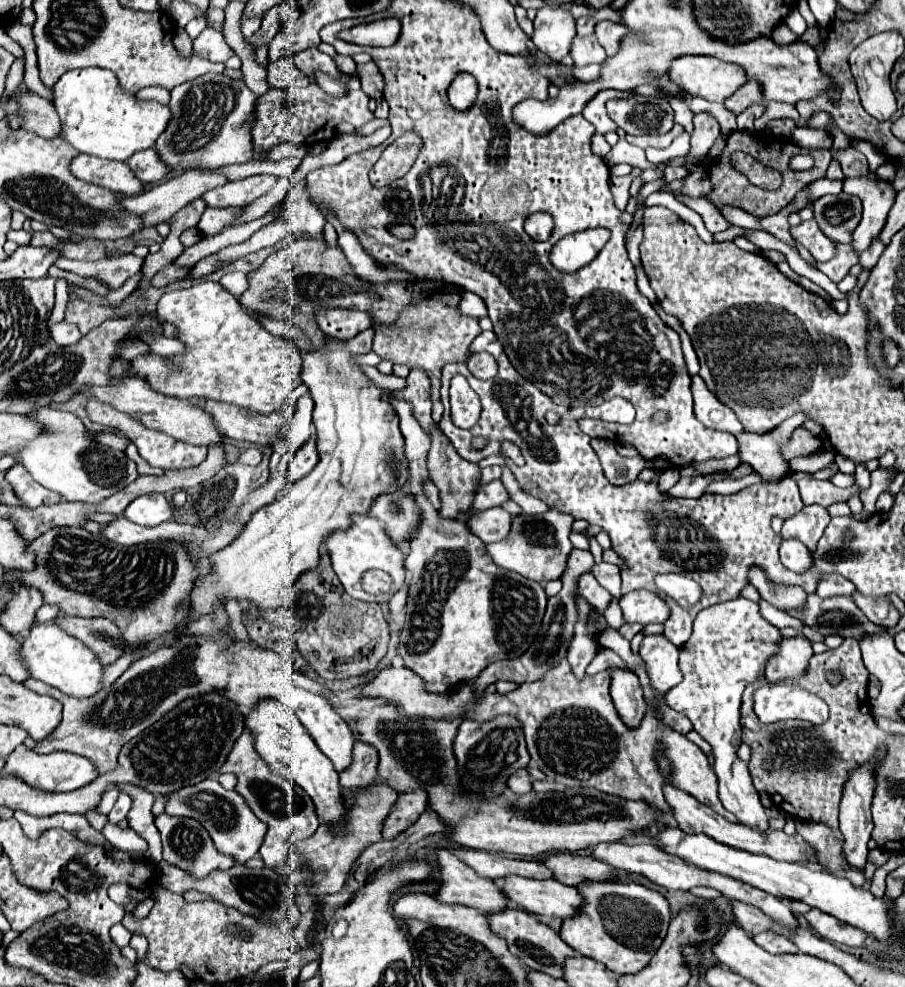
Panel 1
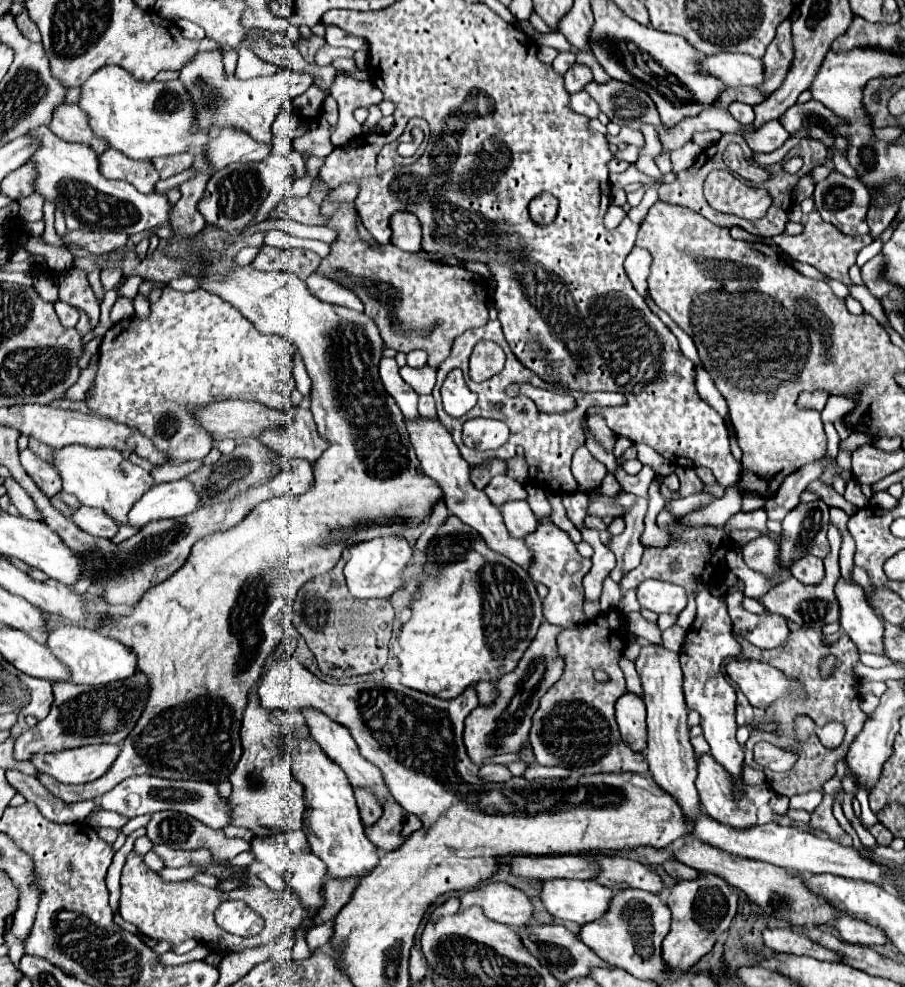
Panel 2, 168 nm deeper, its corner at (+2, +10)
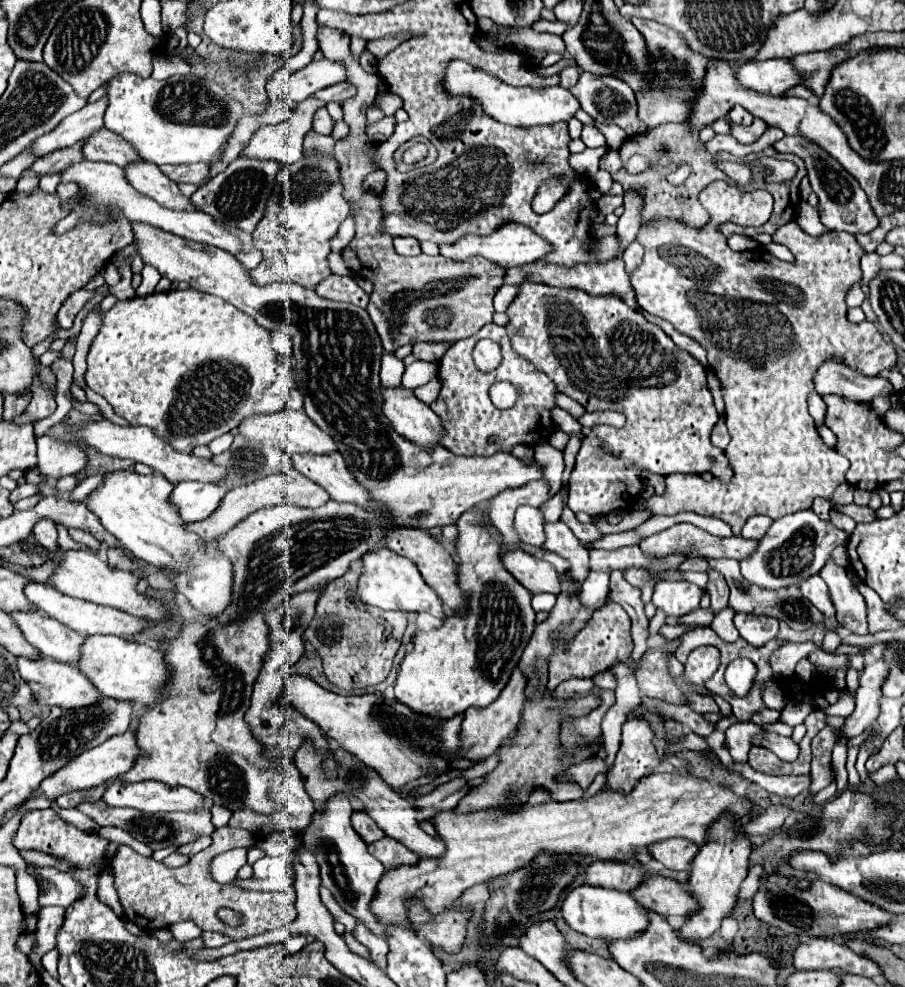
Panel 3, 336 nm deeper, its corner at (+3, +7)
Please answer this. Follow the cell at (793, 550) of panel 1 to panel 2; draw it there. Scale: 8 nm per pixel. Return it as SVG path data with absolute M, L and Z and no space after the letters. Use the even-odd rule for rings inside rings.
M805 557L801 561L795 561L791 567L791 575L799 579L803 585L819 585L825 577L823 559L819 557Z

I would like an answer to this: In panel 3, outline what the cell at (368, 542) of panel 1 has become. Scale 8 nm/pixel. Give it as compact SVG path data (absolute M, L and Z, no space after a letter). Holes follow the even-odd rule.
M382 546L378 550L372 550L372 552L364 554L362 564L364 564L364 572L360 574L356 596L364 604L378 606L382 610L402 610L402 612L420 612L420 610L424 610L424 612L430 612L438 618L446 616L436 592L422 580L416 564L410 562L408 558L396 556L396 552Z

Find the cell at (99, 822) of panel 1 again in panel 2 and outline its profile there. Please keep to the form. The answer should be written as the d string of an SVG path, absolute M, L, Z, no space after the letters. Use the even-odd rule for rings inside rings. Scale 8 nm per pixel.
M100 810L95 813L91 813L87 817L88 823L92 827L115 827L115 829L121 829L125 823L127 823L127 817L119 815L119 813Z

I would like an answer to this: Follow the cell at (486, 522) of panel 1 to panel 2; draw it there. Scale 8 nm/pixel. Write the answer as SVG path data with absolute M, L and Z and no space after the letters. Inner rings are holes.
M509 501L499 509L503 513L505 525L513 537L531 535L537 529L537 517L533 515L527 501Z

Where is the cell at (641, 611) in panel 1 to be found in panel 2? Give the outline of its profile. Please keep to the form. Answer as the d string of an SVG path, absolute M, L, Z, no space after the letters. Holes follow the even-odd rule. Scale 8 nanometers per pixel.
M647 579L637 587L641 607L655 613L681 613L687 607L687 591L667 581Z

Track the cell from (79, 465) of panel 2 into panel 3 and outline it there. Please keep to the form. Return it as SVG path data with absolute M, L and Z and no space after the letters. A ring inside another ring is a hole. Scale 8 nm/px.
M108 470L100 474L102 482L88 494L86 506L100 518L102 526L114 534L132 556L180 574L174 578L176 592L186 596L200 614L220 614L230 604L232 566L212 544L198 544L198 536L184 530L184 520L180 520L176 510L168 504L172 484L158 472L138 474L134 470Z

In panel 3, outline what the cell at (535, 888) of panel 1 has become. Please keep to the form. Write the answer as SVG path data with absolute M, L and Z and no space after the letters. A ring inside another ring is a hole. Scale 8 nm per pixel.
M590 884L570 886L566 890L566 898L562 902L562 918L576 932L582 932L590 938L606 938L606 940L630 938L648 926L646 910L628 892Z

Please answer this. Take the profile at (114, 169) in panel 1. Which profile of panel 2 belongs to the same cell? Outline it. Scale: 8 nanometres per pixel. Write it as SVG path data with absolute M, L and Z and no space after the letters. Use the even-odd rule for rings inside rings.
M109 149L99 157L101 173L109 179L123 179L141 193L153 193L161 179L151 161L135 161L117 149Z

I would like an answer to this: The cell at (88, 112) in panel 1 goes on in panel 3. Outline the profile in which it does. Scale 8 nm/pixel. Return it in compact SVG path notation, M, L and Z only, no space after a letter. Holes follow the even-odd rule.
M124 72L116 78L106 82L106 100L108 108L104 112L104 128L112 130L114 134L122 136L138 156L146 162L154 162L156 166L162 164L190 164L190 162L212 162L218 158L218 152L224 148L226 138L230 136L232 128L244 114L244 108L238 100L230 98L222 86L212 80L198 78L194 74L188 76L172 76L166 80L154 78L140 78L136 74Z

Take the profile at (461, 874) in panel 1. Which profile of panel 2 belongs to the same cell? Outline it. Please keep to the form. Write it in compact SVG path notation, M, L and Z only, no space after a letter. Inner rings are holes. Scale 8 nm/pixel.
M485 883L477 889L463 891L461 907L471 905L479 905L491 921L509 925L515 931L535 921L533 905L527 895L507 883Z

